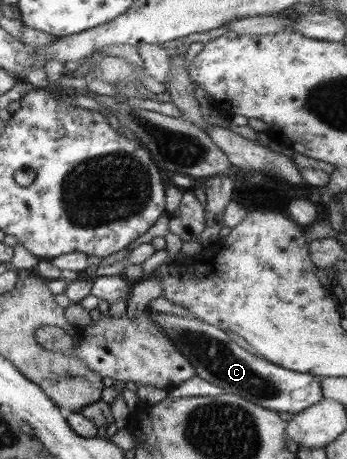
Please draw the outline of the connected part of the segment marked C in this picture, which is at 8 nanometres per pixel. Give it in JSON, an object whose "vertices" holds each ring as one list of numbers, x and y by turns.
{"vertices":[[153,313,152,320,175,348,194,366,197,381,220,386,225,393,241,396,285,416,293,416,325,399,320,379,306,372,295,372,253,355,237,345,224,330,198,318]]}

